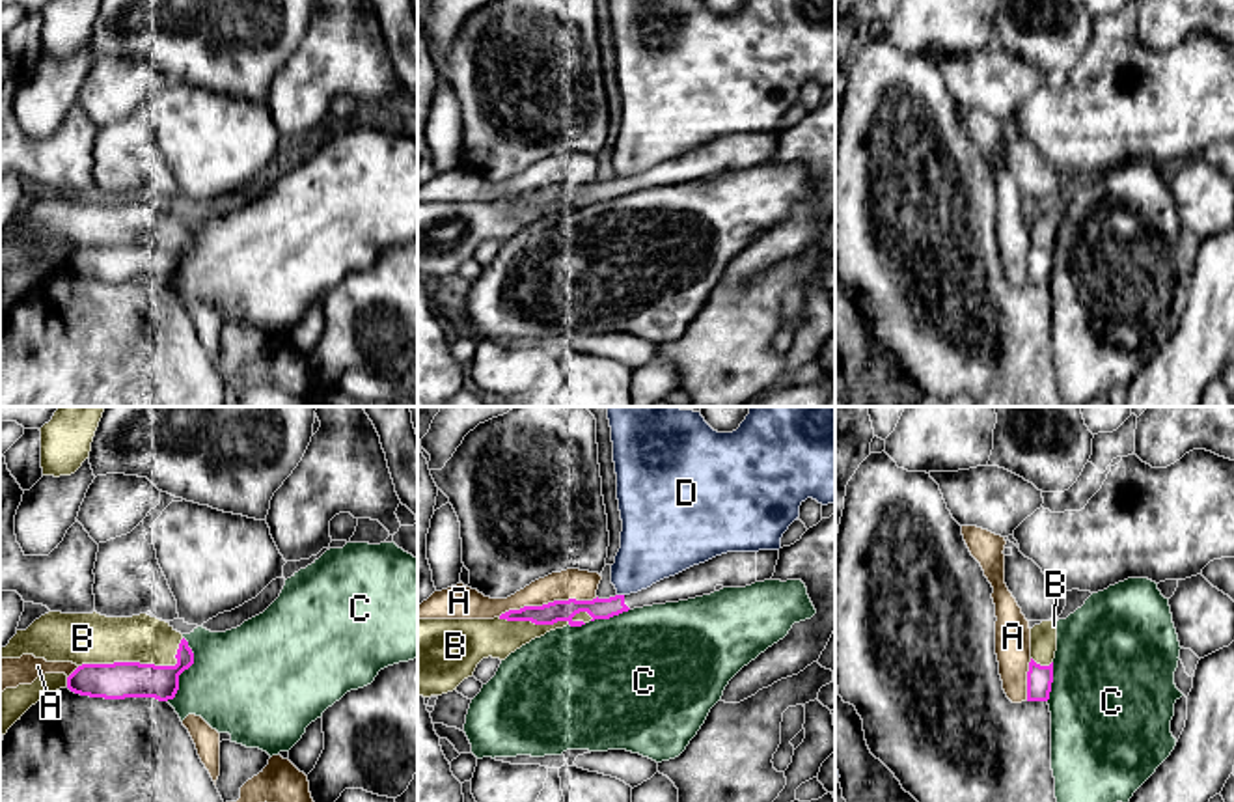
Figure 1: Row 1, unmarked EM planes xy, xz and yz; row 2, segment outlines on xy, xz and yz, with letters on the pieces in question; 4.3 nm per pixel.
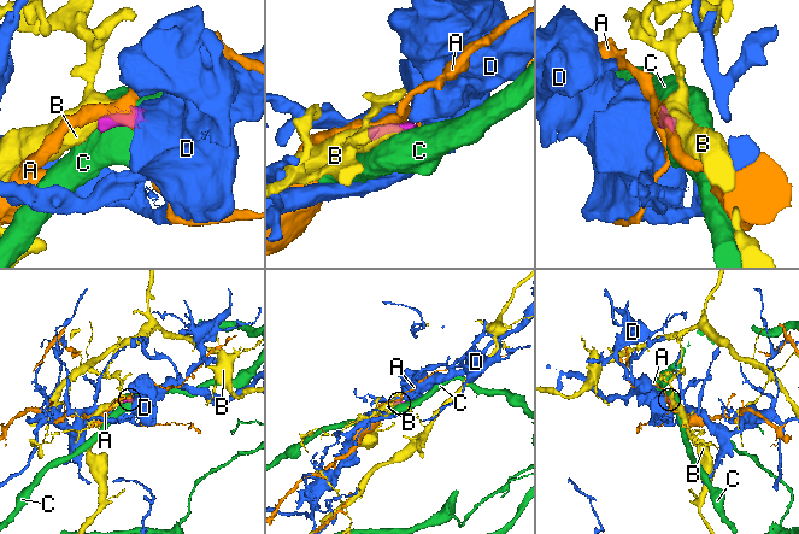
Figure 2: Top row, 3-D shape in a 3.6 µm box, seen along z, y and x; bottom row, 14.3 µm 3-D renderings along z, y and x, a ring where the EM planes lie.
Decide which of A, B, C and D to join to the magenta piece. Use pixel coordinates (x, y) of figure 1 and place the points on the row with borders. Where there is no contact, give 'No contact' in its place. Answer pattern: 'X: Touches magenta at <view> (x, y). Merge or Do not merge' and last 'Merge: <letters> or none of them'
A: Touches magenta at xz (548, 603). Do not merge
B: Touches magenta at xy (138, 663). Merge
C: Touches magenta at xy (185, 668). Do not merge
D: Touches magenta at xz (621, 595). Do not merge
Merge: B

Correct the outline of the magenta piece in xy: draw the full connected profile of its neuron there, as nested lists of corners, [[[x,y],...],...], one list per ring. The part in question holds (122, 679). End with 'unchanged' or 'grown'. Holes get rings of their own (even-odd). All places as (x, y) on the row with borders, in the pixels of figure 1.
[[[48,612],[35,619],[26,630],[17,630],[9,643],[0,649],[0,658],[21,658],[22,655],[34,655],[47,662],[73,662],[78,668],[69,677],[65,673],[45,673],[32,684],[6,688],[0,694],[2,735],[6,735],[32,705],[65,686],[75,694],[104,699],[173,699],[179,690],[179,675],[194,664],[194,653],[183,634],[170,623],[147,614],[132,617],[106,617],[97,612]]] | grown

